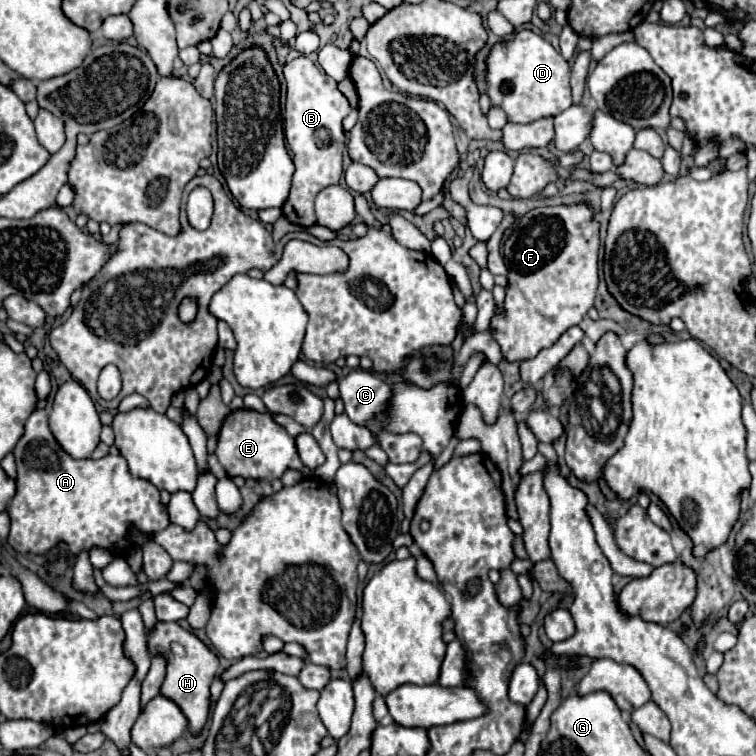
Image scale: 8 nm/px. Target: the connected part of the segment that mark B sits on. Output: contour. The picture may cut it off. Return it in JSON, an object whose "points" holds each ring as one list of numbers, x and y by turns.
{"points":[[298,56,284,64,286,78,286,112,284,112,284,134,292,150,292,160,296,166,290,196,282,214,298,224,312,226,316,224,314,216,314,198,316,194,332,184,338,184,342,176,342,152,346,146,346,134,342,120,350,114,348,98,338,90,338,82,320,70,306,56]]}

